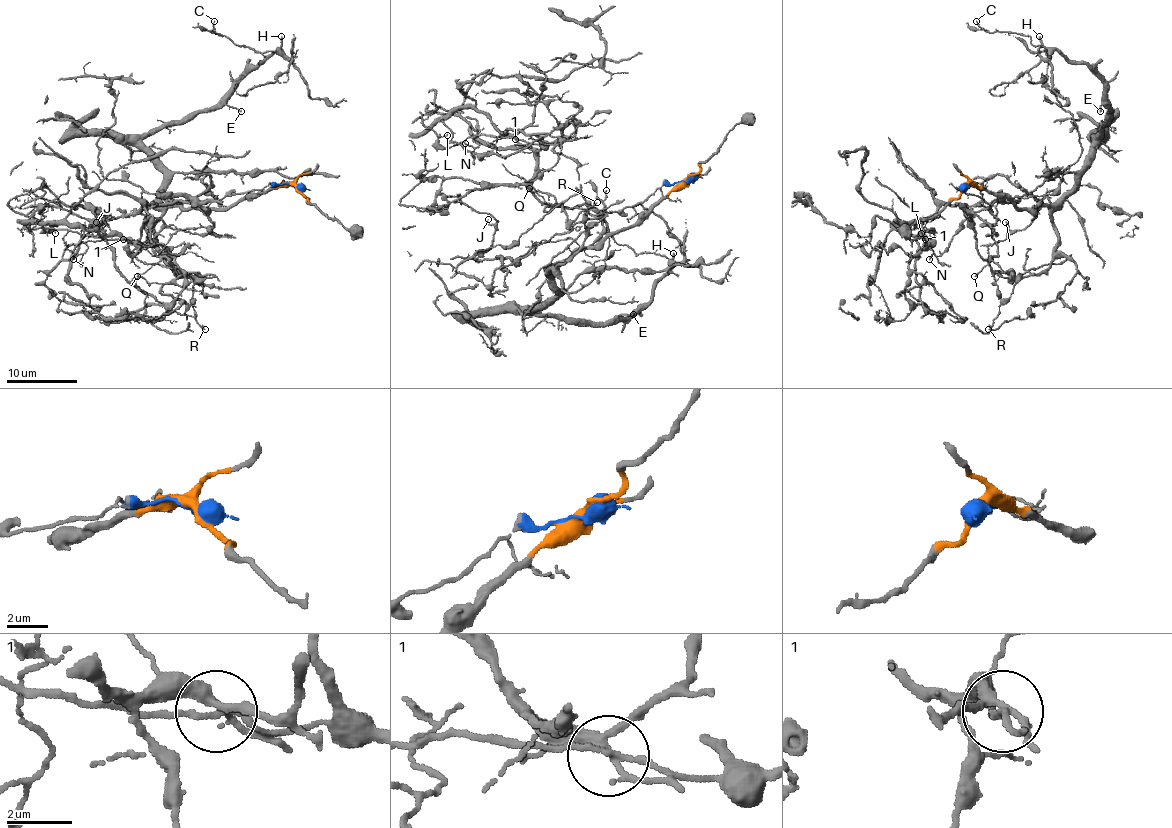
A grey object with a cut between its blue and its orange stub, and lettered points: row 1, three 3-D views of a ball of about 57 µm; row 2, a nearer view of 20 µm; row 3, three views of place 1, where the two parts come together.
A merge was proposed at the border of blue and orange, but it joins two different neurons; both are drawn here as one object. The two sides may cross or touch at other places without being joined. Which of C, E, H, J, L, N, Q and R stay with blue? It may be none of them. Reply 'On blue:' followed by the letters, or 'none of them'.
On blue: J, L, N, Q

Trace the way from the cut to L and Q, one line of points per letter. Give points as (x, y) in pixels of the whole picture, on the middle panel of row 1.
L: (687, 178), (616, 212), (544, 205), (532, 191), (537, 136), (475, 134), (444, 148), (447, 134)
Q: (687, 178), (616, 212), (544, 205), (535, 191), (555, 198), (544, 212), (551, 206), (528, 189)

